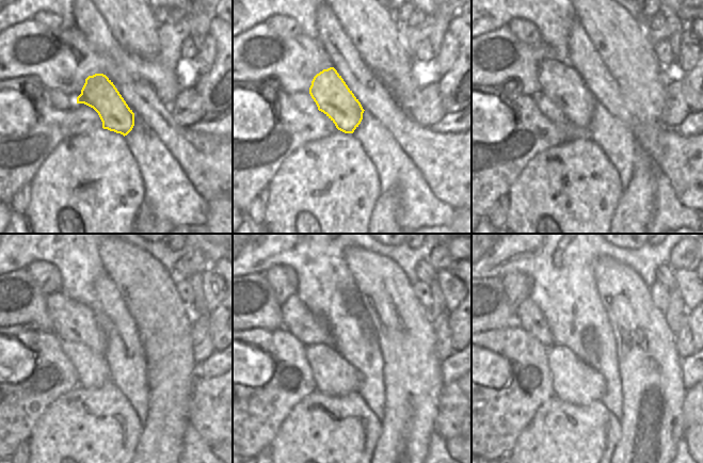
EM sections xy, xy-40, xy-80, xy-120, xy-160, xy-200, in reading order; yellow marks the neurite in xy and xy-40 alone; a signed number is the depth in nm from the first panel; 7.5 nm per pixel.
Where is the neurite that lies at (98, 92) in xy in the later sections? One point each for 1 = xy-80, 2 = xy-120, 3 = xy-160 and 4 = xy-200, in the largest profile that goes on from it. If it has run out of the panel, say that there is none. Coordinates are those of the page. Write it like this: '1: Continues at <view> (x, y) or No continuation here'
1: Continues at xy-80 (560, 82)
2: Continues at xy-120 (73, 321)
3: Continues at xy-160 (298, 319)
4: Continues at xy-200 (529, 317)

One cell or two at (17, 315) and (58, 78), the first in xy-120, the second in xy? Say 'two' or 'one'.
one

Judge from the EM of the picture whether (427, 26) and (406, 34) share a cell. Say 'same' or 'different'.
same

